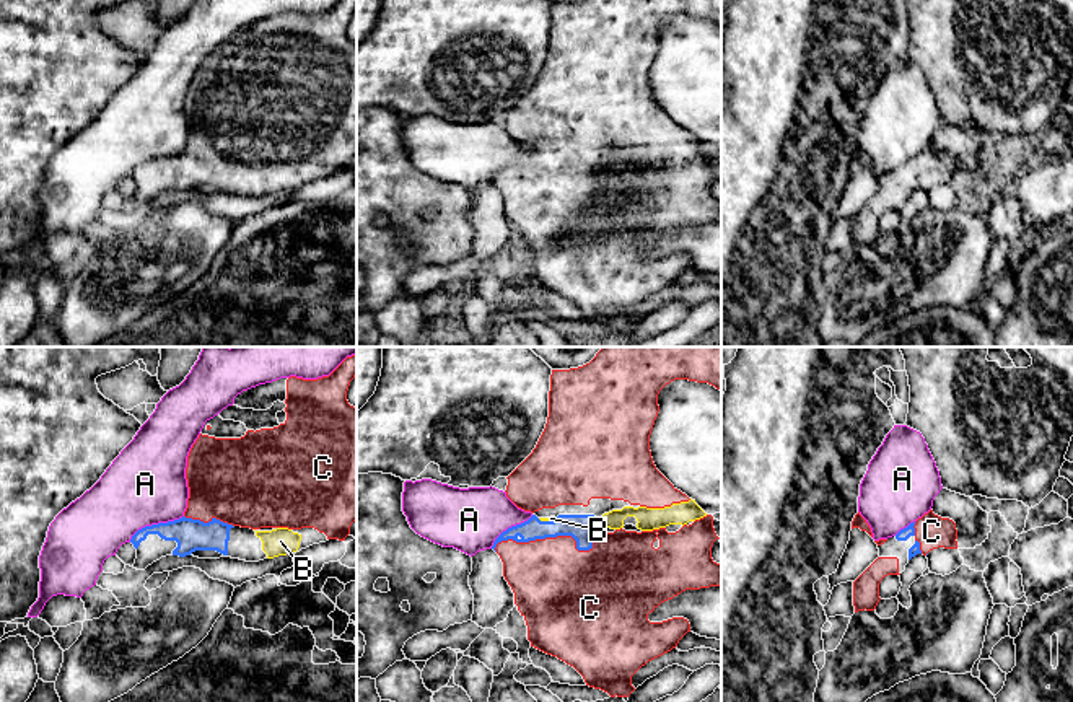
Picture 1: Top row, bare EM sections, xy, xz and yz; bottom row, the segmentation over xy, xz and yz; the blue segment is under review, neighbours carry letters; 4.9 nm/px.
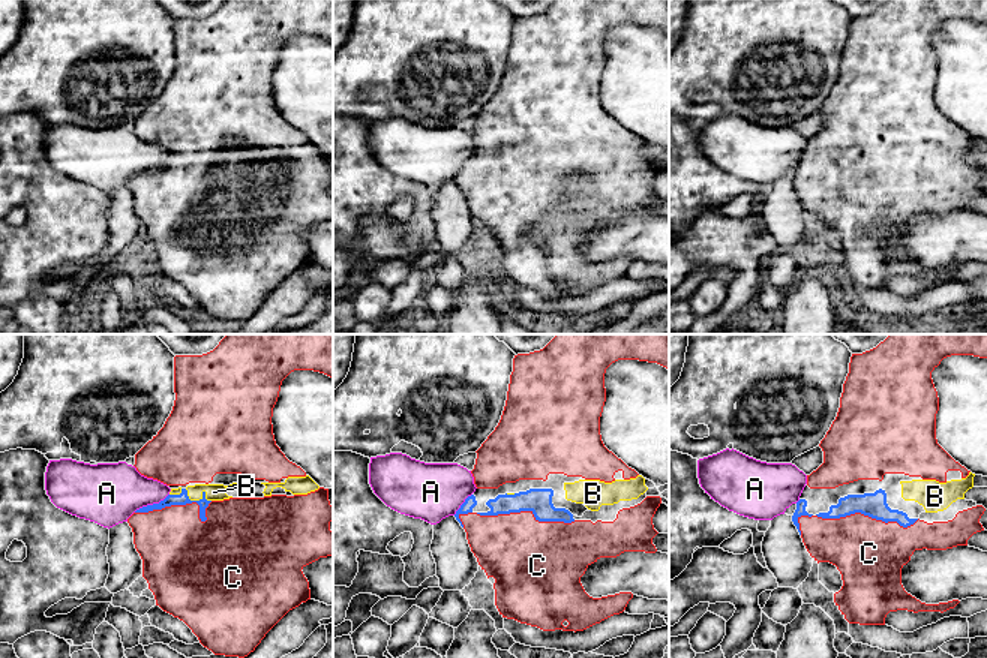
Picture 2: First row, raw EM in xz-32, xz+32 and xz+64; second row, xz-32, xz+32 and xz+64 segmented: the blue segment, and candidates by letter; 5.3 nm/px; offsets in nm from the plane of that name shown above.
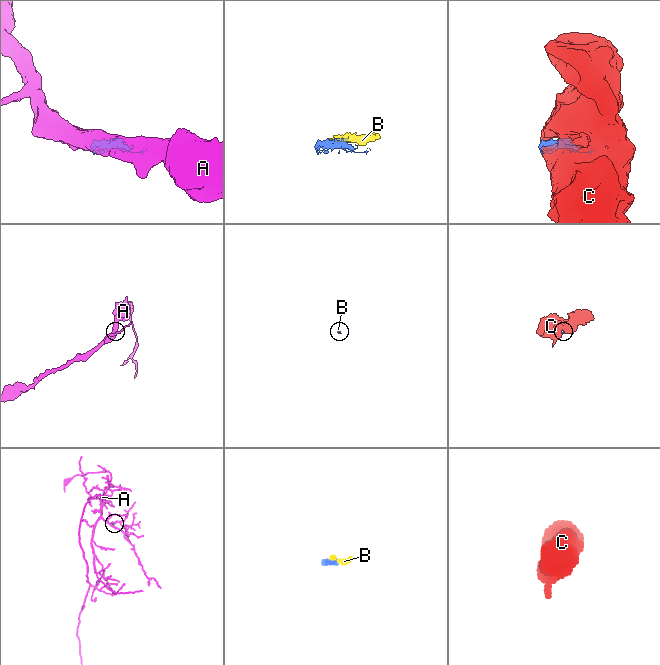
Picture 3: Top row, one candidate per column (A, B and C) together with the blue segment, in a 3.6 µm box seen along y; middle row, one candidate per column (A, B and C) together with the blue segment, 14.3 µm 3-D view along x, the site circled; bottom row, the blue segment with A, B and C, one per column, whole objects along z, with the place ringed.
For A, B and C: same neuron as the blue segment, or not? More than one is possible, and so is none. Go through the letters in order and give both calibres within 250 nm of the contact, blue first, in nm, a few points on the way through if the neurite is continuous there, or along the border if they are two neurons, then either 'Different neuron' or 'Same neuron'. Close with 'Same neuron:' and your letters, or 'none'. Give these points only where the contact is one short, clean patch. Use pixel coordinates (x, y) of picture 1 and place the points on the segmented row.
A: Thickness 160 nm (blue) against 400 nm. Boundary: xy (183, 515), (145, 525), (129, 541). Different neuron
B: Thickness 130 nm (blue) against 20 nm. Same neuron
C: Thickness 130 nm (blue) against 420 nm. Same neuron
Same neuron: B, C

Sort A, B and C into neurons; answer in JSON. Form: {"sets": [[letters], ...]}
{"sets": [["A"], ["B", "C"]]}

